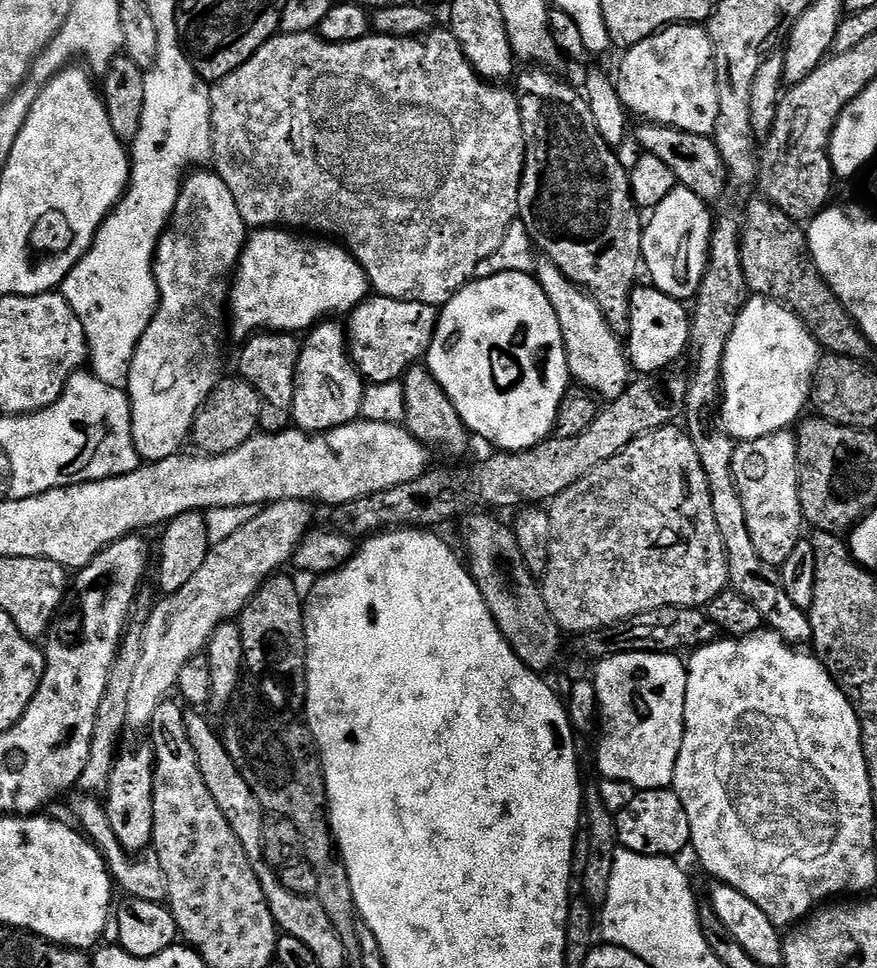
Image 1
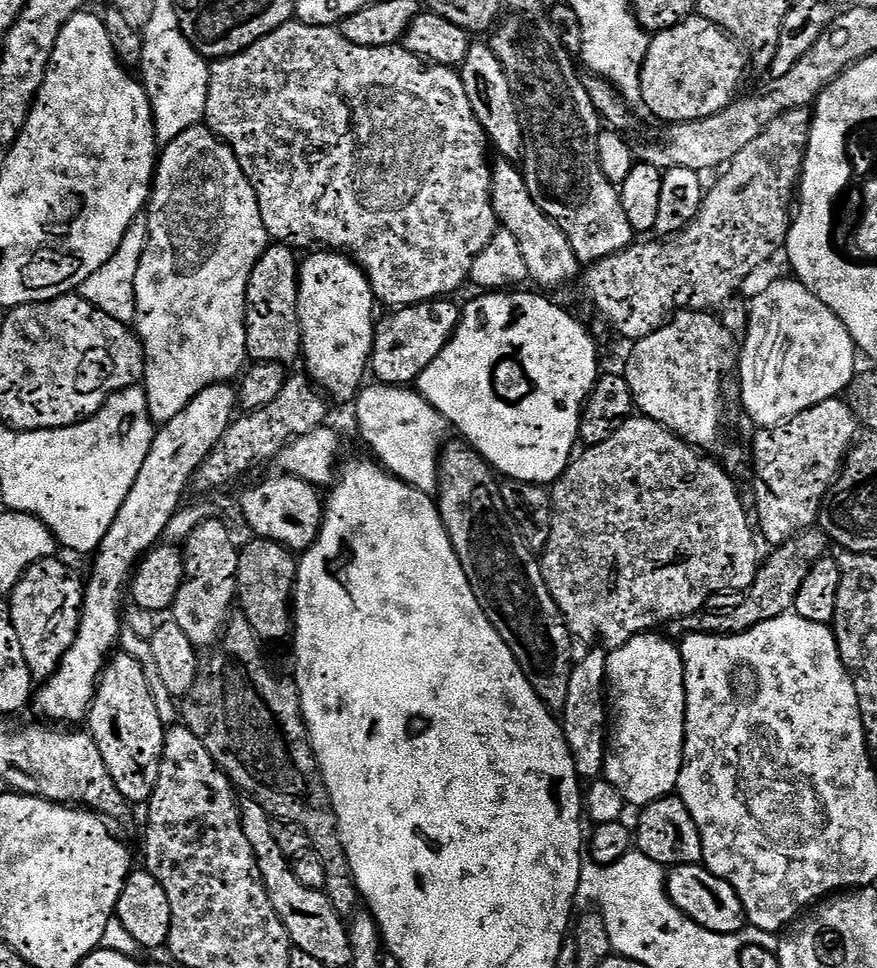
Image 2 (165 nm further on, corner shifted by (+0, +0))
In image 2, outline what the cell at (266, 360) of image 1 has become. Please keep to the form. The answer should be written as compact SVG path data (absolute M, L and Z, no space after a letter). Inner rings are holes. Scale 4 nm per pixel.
M273 243L258 258L254 270L250 274L250 282L246 290L246 350L248 360L262 364L291 365L291 360L299 361L302 356L300 342L300 319L298 318L298 256L293 249L286 244Z

